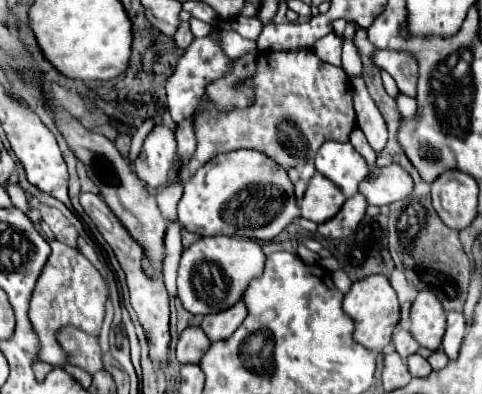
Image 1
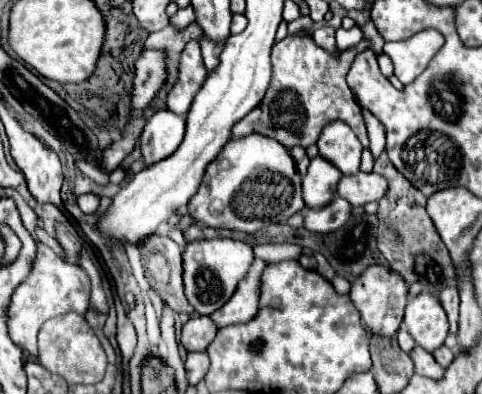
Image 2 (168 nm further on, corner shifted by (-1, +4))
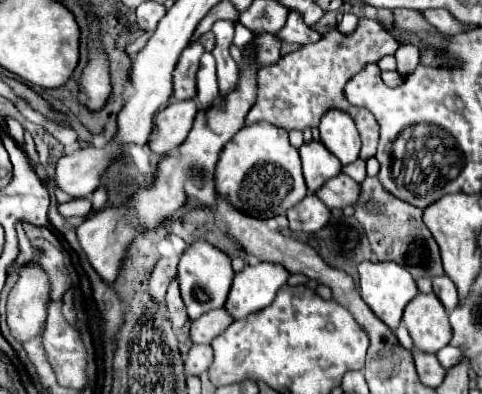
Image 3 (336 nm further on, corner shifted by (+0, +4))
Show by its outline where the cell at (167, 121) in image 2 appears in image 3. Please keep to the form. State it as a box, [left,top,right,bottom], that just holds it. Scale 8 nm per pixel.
[148,100,196,156]

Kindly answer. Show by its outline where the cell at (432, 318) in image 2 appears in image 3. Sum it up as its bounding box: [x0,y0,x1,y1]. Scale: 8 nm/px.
[402,292,452,354]

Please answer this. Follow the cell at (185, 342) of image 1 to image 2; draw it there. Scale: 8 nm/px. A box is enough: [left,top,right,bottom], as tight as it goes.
[181,316,217,352]

